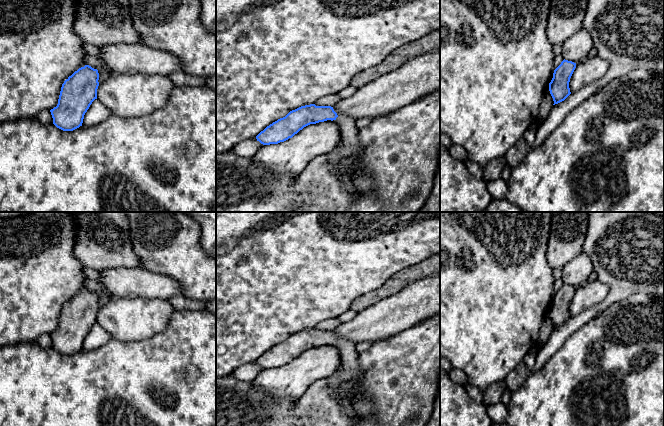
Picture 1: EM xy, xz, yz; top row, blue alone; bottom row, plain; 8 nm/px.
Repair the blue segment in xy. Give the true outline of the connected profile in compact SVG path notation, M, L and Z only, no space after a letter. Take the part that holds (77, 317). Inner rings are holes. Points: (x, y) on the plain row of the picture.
M85 289L64 305L58 328L50 334L57 352L73 355L82 350L85 337L97 323L98 304L98 294Z

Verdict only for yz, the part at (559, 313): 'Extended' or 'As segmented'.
As segmented

